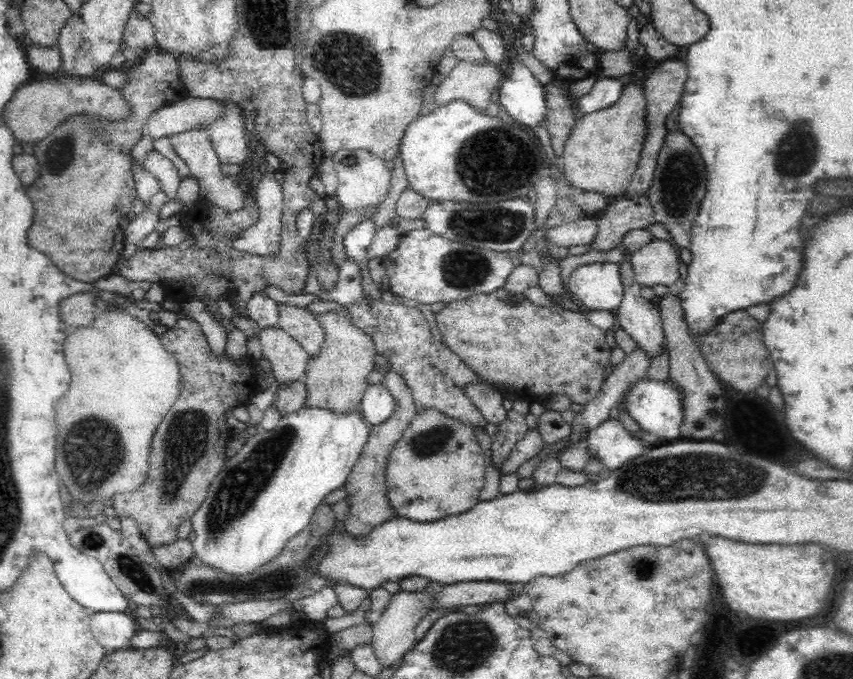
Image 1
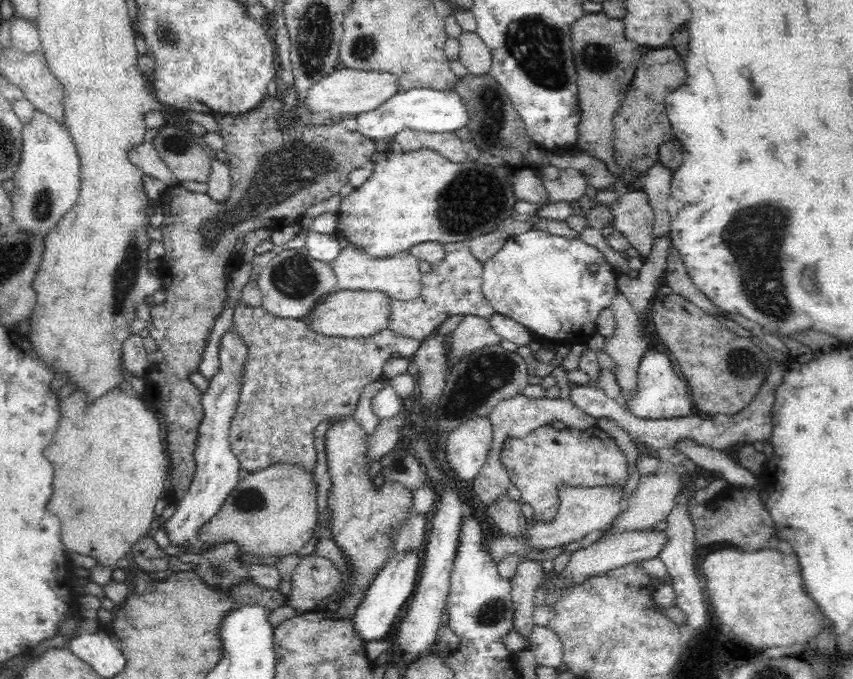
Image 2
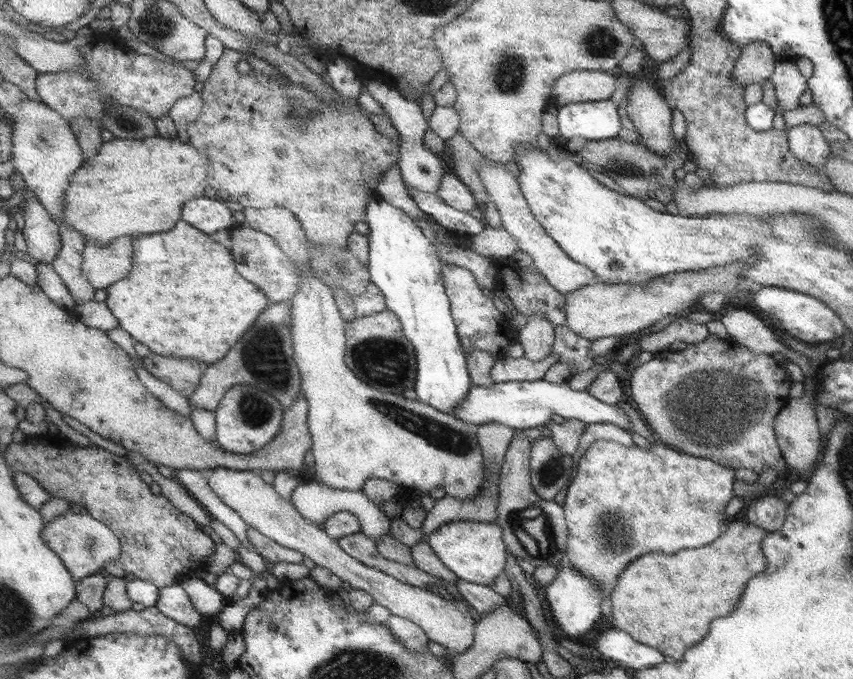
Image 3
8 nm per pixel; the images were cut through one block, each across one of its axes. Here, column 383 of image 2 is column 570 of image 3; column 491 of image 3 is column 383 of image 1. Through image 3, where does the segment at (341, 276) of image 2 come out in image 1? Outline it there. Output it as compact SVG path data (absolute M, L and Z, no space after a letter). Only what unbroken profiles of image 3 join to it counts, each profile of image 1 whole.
M340 149L331 156L333 167L339 180L334 199L343 212L368 212L370 208L378 208L390 190L390 172L383 160L366 149Z

